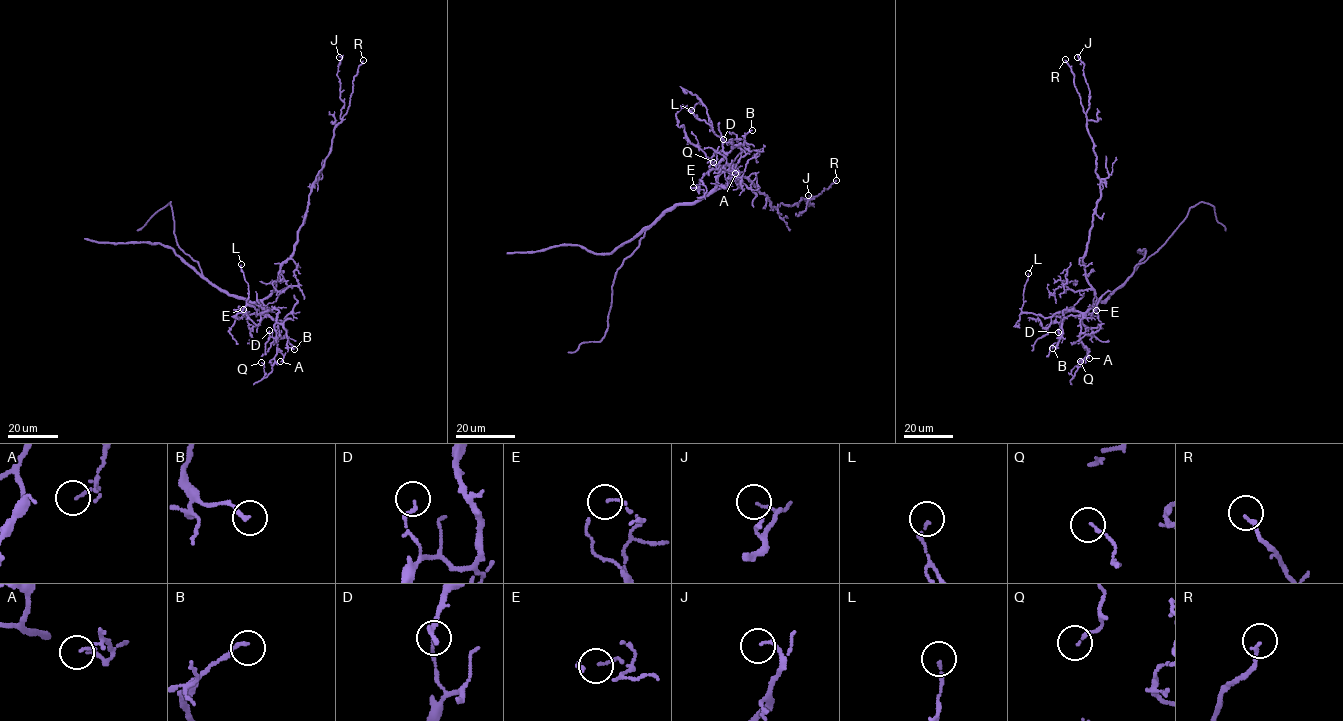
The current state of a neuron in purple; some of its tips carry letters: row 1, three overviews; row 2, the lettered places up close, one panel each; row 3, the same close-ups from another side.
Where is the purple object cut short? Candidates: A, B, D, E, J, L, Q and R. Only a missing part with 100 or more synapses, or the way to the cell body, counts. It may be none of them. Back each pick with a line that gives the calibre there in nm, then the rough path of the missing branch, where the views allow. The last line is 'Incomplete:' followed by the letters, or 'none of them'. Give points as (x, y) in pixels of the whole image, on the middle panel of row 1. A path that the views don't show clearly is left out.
Incomplete: none of them

